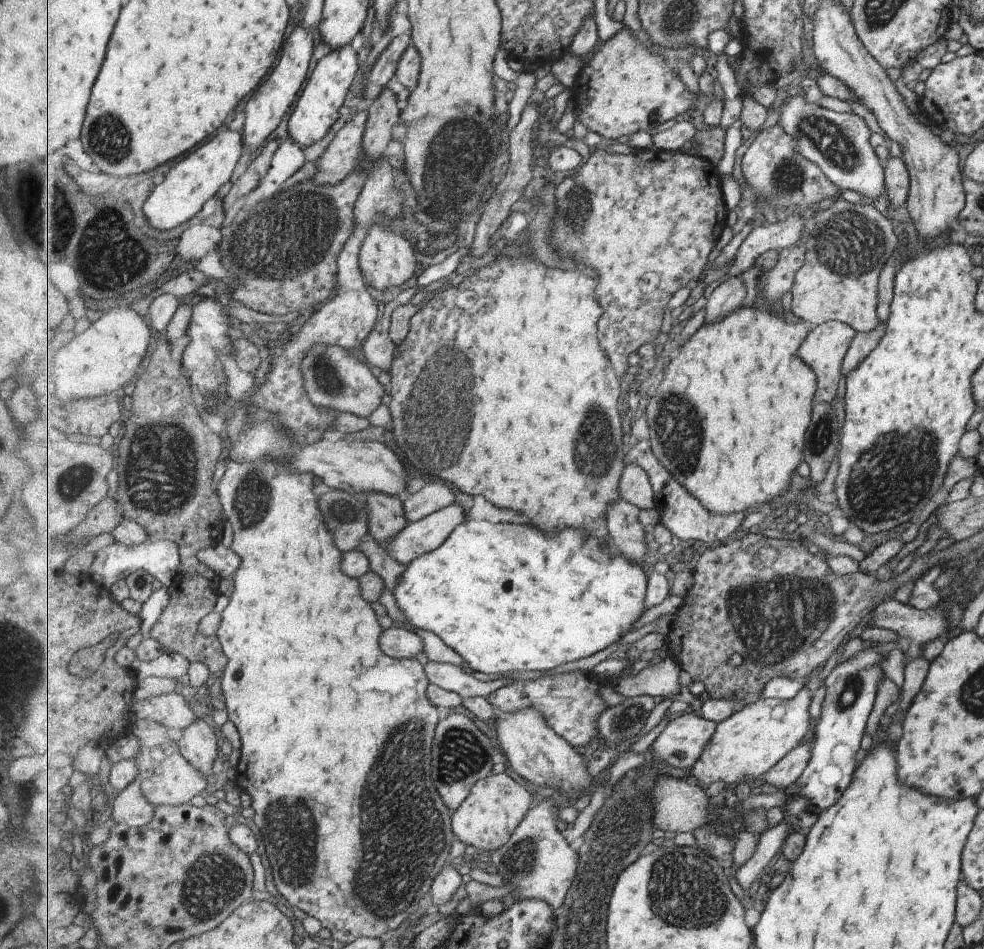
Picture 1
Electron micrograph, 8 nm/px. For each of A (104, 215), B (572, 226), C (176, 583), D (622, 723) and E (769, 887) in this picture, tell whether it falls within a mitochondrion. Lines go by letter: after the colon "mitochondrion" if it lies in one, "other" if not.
A: other
B: mitochondrion
C: other
D: mitochondrion
E: other

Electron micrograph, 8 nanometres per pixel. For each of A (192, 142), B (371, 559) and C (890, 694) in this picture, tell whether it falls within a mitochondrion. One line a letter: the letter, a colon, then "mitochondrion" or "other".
A: other
B: other
C: other

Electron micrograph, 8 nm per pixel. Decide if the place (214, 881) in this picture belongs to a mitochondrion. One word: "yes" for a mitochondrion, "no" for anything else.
yes

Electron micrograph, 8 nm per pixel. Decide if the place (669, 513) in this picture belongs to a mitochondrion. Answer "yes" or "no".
no

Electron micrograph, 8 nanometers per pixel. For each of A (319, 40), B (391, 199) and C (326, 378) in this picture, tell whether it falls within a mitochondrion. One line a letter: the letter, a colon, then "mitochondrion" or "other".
A: other
B: mitochondrion
C: mitochondrion

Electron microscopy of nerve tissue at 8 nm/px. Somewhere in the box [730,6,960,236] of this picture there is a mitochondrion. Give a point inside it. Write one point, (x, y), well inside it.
(837, 148)

